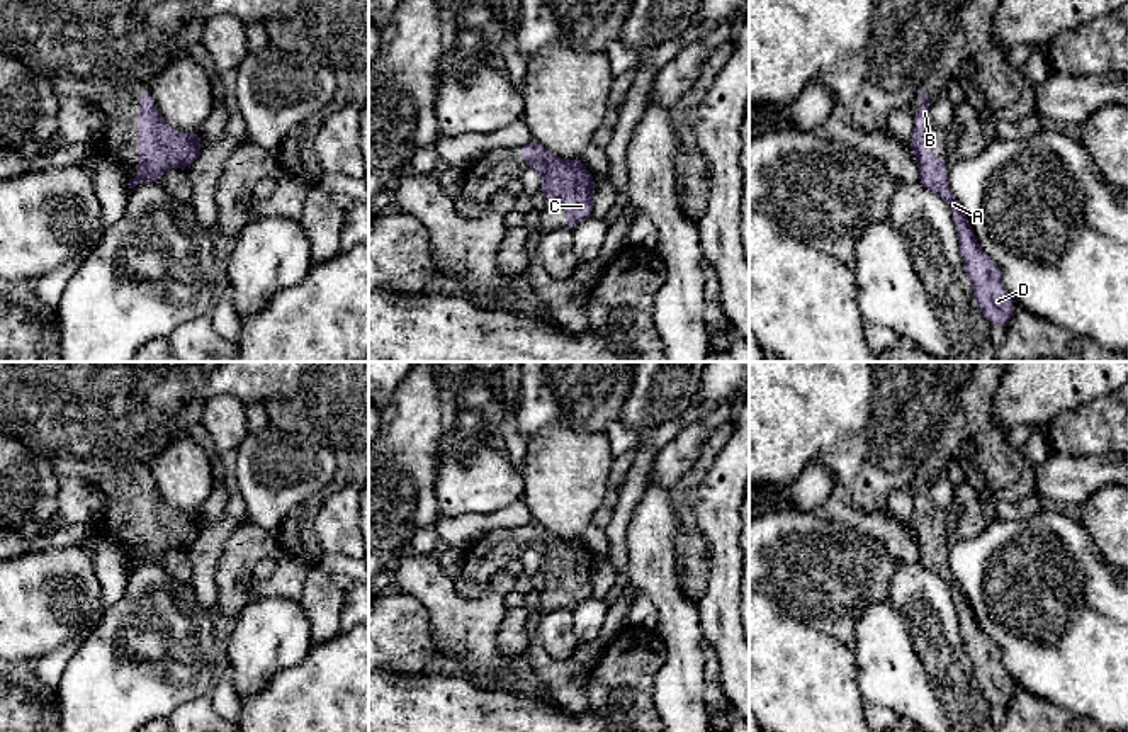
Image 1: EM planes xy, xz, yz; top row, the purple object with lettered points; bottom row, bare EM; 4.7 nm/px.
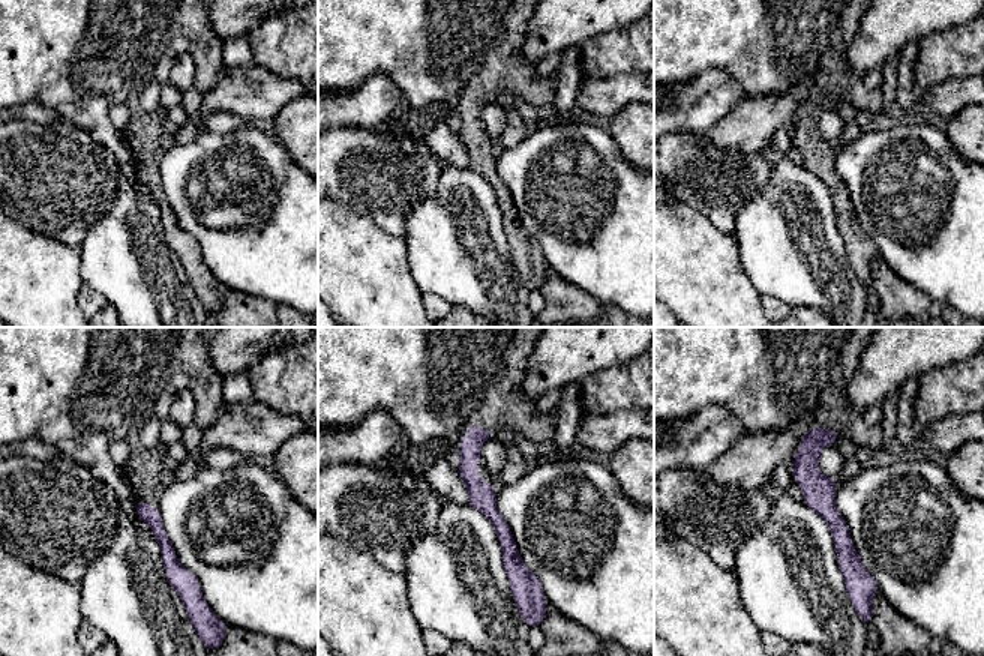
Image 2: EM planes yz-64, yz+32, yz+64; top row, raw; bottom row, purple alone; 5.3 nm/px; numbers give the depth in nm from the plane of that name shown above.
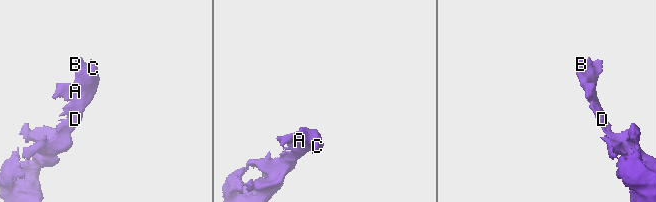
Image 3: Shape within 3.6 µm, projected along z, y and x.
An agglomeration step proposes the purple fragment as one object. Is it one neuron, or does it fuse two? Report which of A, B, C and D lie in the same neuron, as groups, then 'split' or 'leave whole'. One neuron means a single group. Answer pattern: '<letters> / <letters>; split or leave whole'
A B C D; leave whole

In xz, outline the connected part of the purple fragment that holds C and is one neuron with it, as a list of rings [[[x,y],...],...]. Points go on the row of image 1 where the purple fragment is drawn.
[[[535,141],[522,146],[520,153],[528,168],[540,173],[540,192],[547,199],[566,202],[564,229],[572,229],[579,221],[593,216],[595,180],[583,166],[581,158],[557,158]]]

